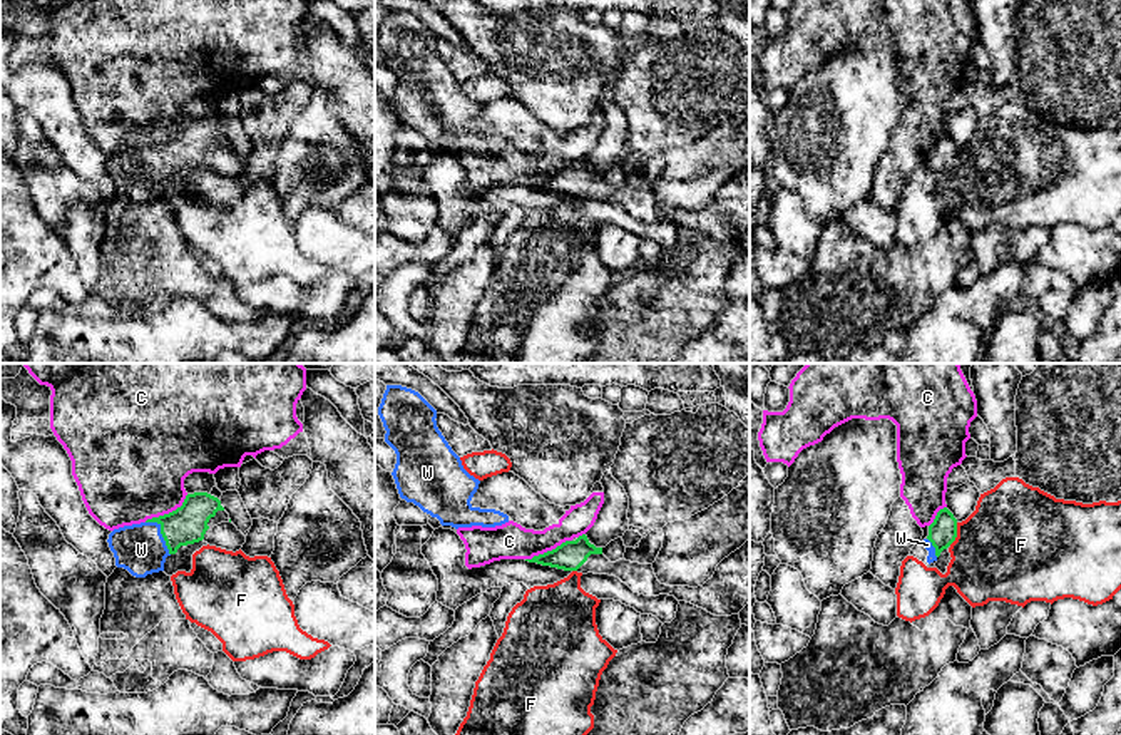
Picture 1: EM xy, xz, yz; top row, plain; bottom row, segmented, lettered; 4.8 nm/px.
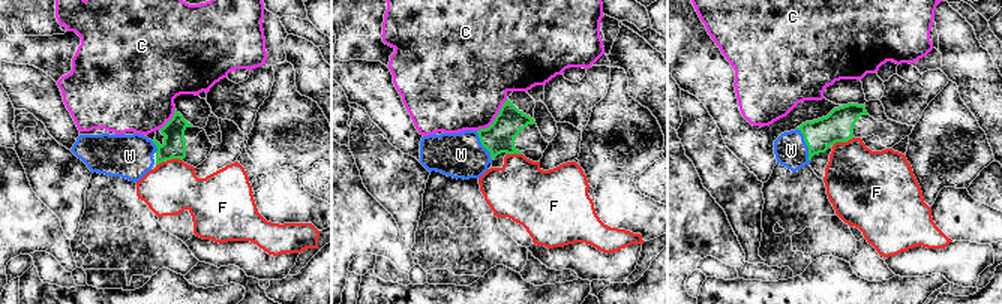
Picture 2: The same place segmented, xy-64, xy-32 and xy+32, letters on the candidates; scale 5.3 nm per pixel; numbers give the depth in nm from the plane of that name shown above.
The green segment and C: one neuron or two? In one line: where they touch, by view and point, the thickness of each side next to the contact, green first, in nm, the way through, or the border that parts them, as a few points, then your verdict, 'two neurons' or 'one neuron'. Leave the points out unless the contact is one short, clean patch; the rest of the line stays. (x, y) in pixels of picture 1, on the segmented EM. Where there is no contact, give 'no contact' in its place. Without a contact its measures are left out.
contact xy (169, 513); calibres 190 and 460 nm; two neurons

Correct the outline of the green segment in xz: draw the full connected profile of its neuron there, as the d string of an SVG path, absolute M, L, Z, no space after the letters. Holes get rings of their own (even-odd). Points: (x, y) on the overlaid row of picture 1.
M586 534L525 561L582 574L616 576L634 593L644 596L669 594L714 616L738 614L750 603L750 539L724 558L716 566L713 578L698 588L661 584L653 564L631 563L624 558L611 563L602 554L602 547L591 544Z

